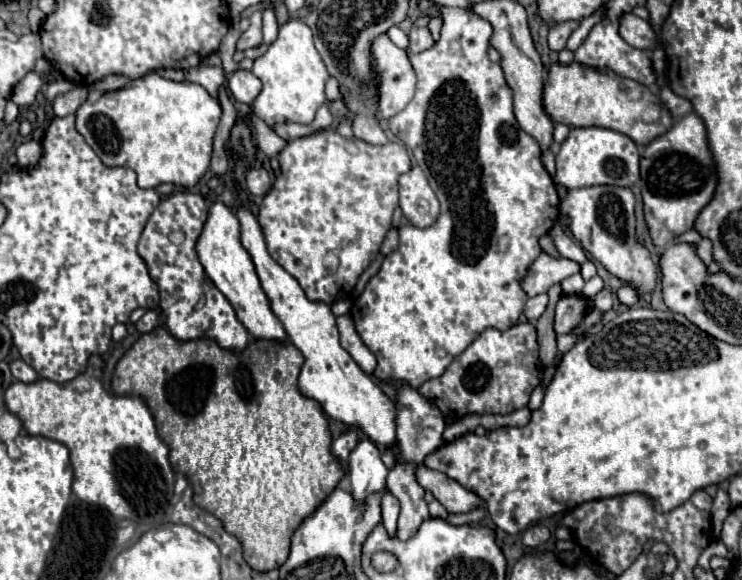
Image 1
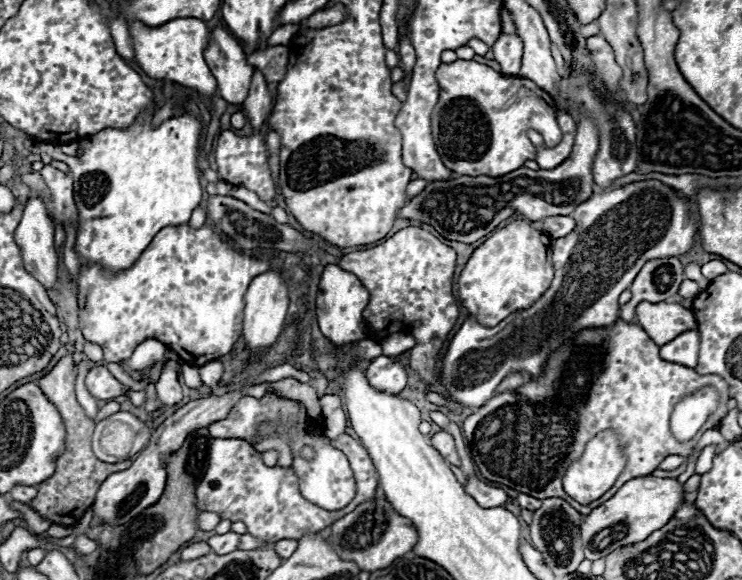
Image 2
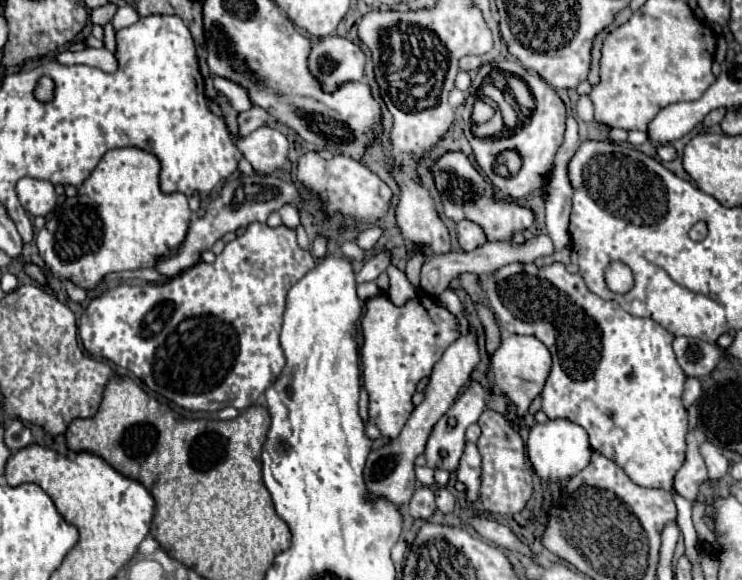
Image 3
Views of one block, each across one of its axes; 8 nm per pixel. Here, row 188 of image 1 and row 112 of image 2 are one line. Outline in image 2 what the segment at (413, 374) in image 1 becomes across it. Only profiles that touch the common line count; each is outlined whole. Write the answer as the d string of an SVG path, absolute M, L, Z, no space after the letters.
M474 60L440 64L436 78L440 84L440 100L432 112L432 136L442 162L458 176L504 176L522 168L528 160L536 158L536 146L526 136L528 130L538 130L548 148L554 148L562 140L562 130L556 122L556 104L552 96L532 80L504 76Z

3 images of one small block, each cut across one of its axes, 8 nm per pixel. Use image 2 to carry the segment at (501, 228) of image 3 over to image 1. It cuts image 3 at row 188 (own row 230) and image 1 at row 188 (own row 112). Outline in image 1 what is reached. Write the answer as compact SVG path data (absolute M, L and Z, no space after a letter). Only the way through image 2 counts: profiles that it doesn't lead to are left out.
M572 128L556 154L554 180L568 190L596 184L634 186L640 180L638 146L624 134L606 128Z

